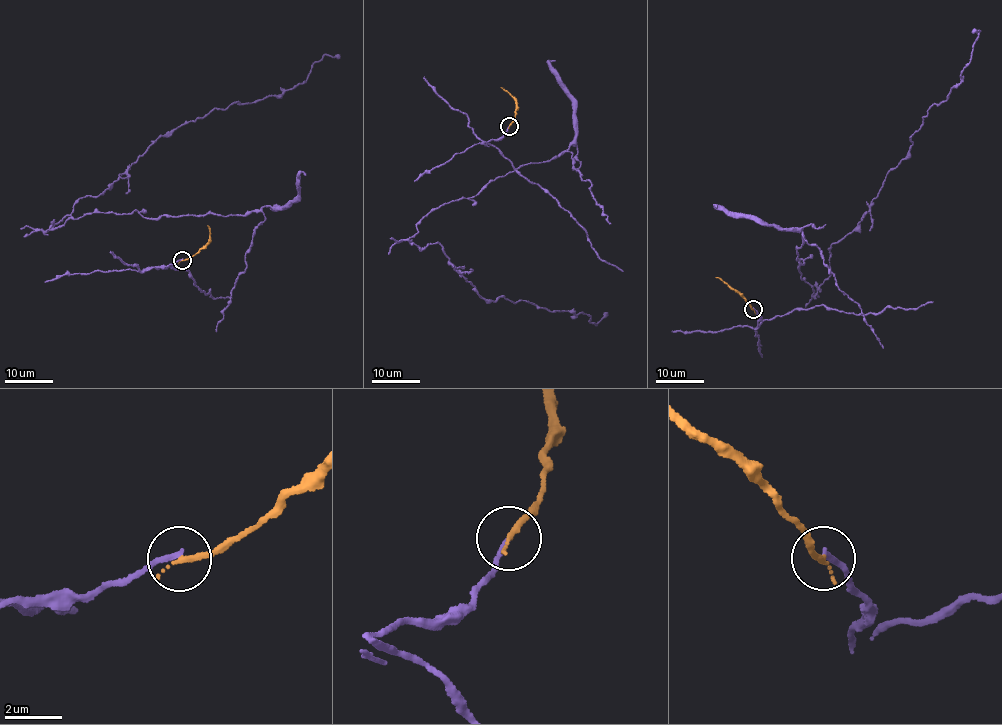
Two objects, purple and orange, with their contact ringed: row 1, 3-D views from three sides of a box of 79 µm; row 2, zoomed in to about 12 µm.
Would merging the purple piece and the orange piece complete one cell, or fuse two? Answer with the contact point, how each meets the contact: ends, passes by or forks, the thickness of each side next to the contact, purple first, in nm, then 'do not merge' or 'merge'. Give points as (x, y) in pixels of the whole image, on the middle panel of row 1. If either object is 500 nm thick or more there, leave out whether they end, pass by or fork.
place (509, 126); purple ends; orange ends; calibres 180 and 200 nm; do not merge

